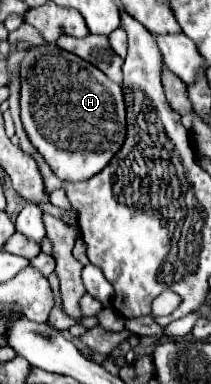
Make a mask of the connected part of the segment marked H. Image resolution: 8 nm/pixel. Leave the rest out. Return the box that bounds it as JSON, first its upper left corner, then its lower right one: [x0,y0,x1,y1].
[20,44,128,182]

